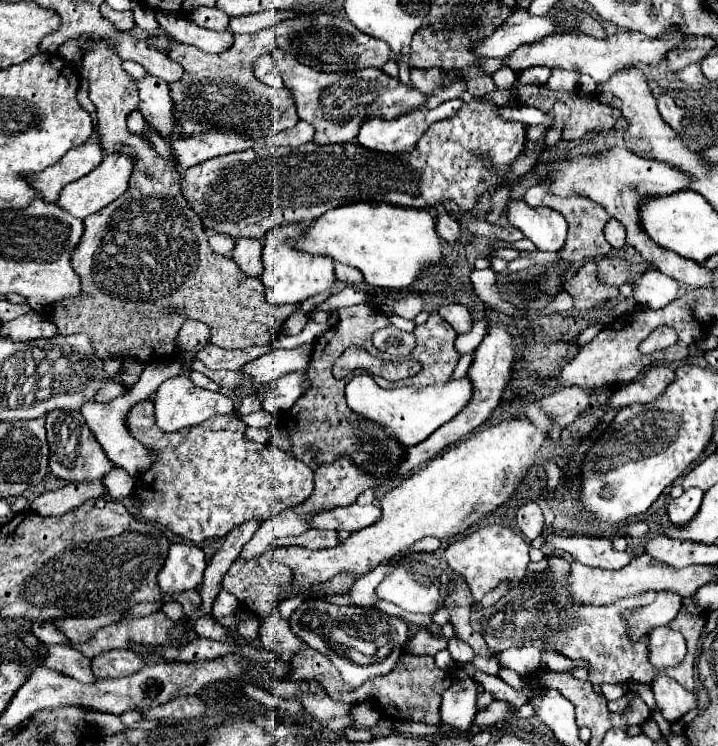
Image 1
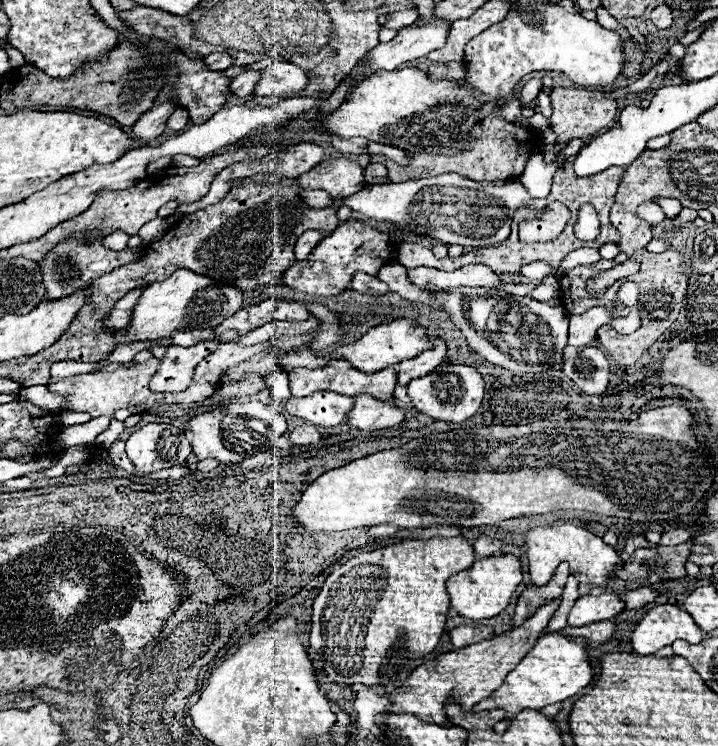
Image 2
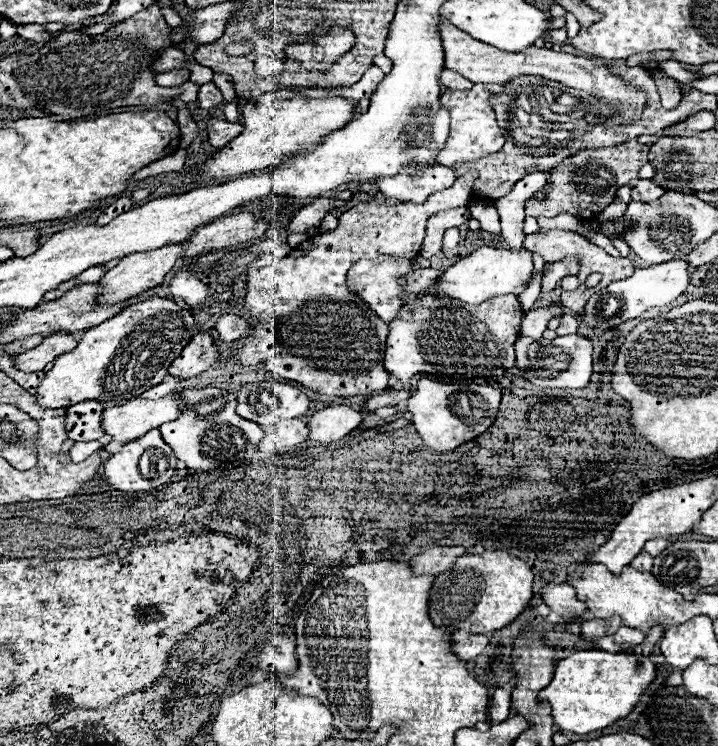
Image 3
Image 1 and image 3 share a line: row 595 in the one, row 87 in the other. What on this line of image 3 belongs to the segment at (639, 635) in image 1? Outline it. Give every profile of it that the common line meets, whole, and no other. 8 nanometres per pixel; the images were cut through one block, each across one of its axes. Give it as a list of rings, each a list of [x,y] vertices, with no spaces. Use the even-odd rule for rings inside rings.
[[[658,68],[650,69],[649,73],[655,82],[656,88],[658,88],[658,92],[660,92],[662,106],[668,108],[668,110],[676,108],[680,104],[680,98],[682,98],[680,90],[678,90],[678,84]]]

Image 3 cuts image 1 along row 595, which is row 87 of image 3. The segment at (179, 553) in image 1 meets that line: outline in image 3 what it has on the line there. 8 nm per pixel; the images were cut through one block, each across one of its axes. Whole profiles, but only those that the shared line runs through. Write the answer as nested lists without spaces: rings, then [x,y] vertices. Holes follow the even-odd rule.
[[[170,70],[170,72],[158,74],[156,84],[166,86],[166,88],[176,88],[176,86],[182,86],[184,82],[188,82],[188,76],[190,76],[190,70]]]

